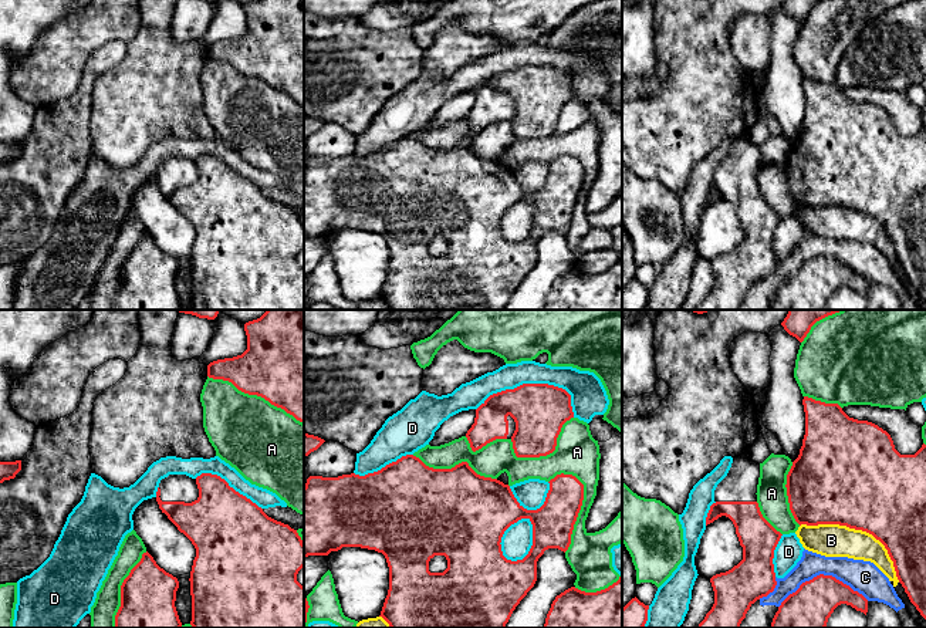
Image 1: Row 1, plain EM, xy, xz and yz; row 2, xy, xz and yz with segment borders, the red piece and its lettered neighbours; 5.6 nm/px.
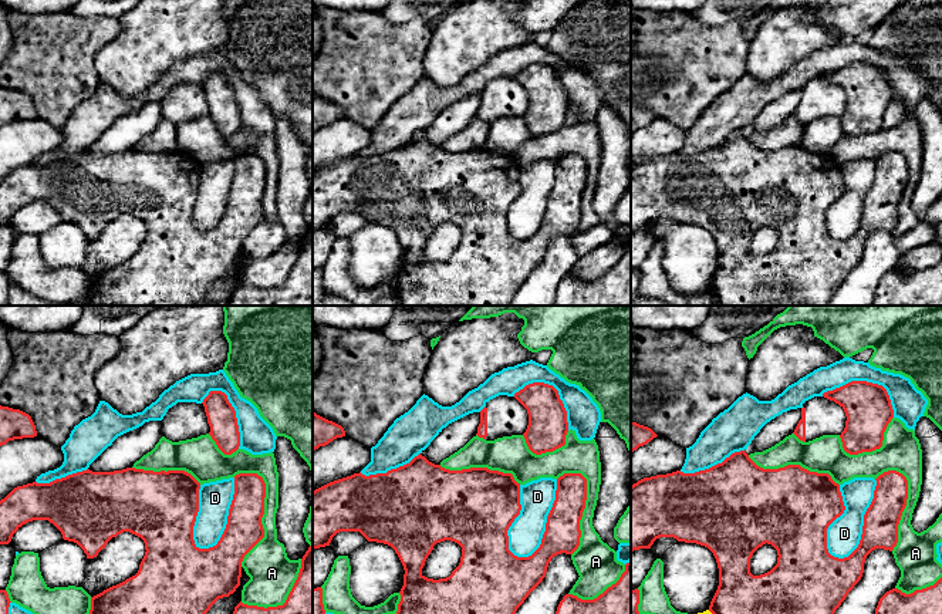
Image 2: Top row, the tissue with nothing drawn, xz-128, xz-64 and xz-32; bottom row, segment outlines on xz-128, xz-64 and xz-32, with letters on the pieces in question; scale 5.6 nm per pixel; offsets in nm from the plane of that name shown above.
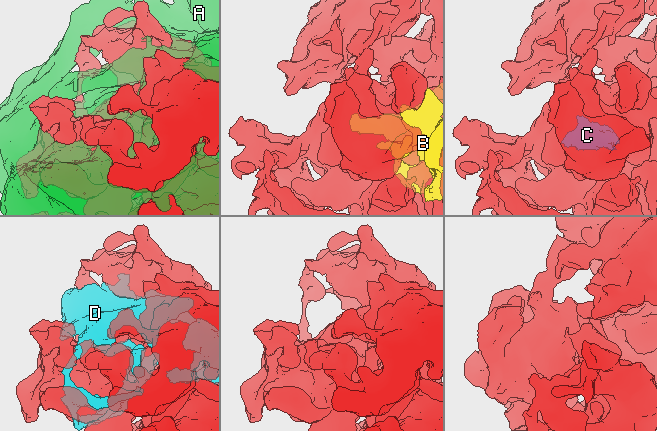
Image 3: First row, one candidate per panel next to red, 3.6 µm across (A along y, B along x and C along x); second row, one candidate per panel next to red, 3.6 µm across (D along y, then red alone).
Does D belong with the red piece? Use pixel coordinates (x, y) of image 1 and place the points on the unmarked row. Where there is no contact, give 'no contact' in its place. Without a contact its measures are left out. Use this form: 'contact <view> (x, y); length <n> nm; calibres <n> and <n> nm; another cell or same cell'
contact xz (534, 66); length 550 nm; calibres 300 and 160 nm; another cell

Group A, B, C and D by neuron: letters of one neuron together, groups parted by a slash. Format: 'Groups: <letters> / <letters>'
Groups: A B C D

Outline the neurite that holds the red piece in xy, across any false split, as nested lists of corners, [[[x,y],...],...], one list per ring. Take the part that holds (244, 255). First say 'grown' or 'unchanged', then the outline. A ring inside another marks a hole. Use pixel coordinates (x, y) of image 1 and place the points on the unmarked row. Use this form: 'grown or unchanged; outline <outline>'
grown; outline [[[212,155],[196,161],[169,156],[159,165],[156,183],[196,230],[189,260],[193,310],[304,310],[304,269],[297,263],[304,249],[304,224],[297,212],[268,199],[261,189]]]

